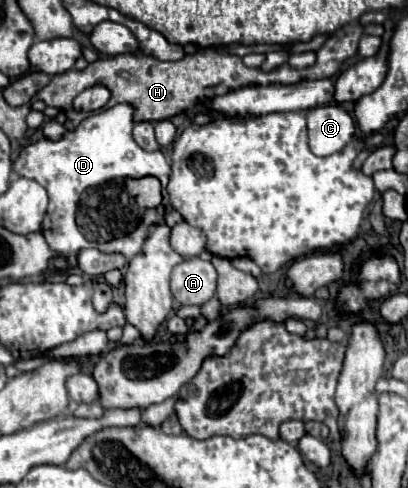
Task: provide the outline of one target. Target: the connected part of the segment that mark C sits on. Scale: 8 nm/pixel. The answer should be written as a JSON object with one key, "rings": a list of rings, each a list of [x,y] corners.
{"rings":[[[328,104],[307,112],[307,130],[311,152],[315,156],[329,156],[353,138],[355,124],[339,104]]]}

